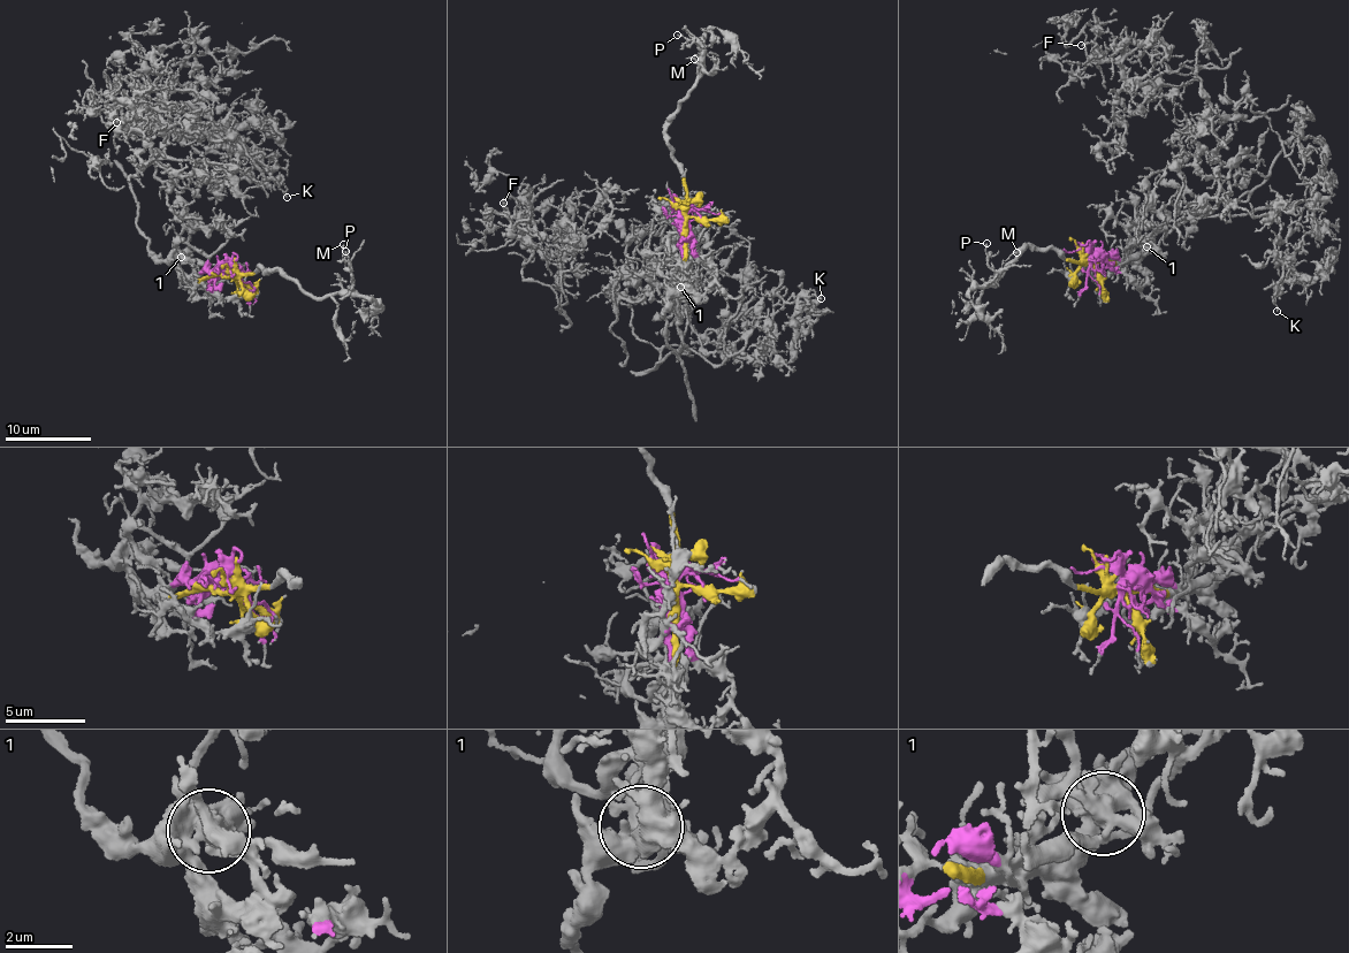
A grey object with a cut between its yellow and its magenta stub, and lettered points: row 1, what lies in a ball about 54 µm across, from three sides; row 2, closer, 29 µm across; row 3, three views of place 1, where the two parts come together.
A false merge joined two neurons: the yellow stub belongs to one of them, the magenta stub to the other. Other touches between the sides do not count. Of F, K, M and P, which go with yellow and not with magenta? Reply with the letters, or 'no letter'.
M, P

